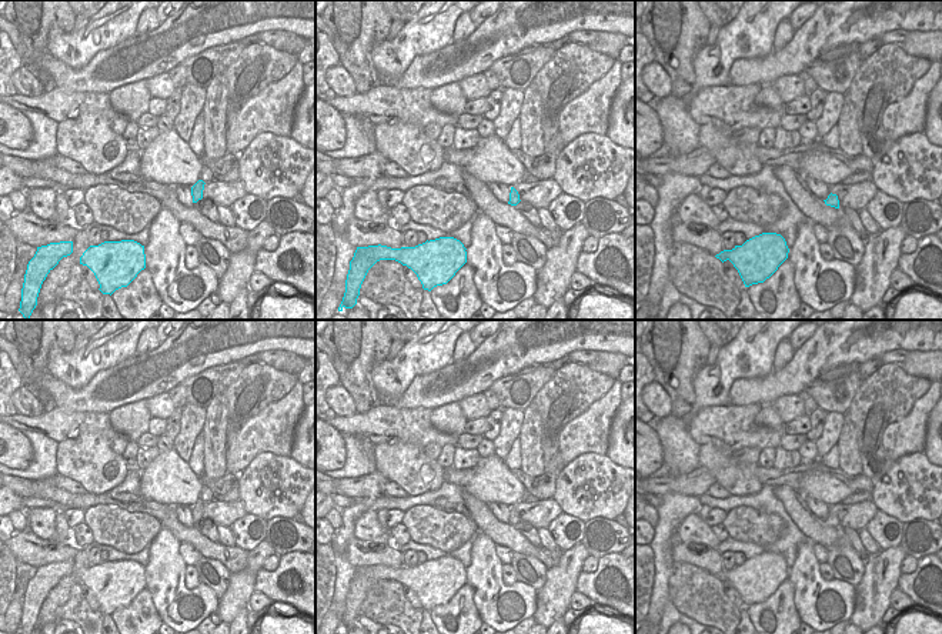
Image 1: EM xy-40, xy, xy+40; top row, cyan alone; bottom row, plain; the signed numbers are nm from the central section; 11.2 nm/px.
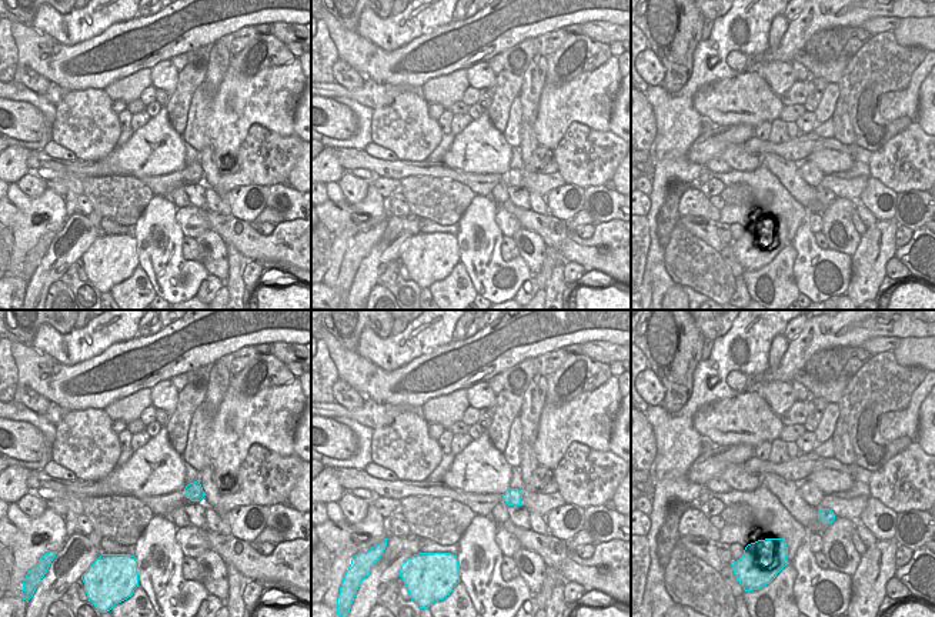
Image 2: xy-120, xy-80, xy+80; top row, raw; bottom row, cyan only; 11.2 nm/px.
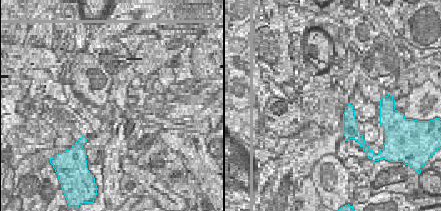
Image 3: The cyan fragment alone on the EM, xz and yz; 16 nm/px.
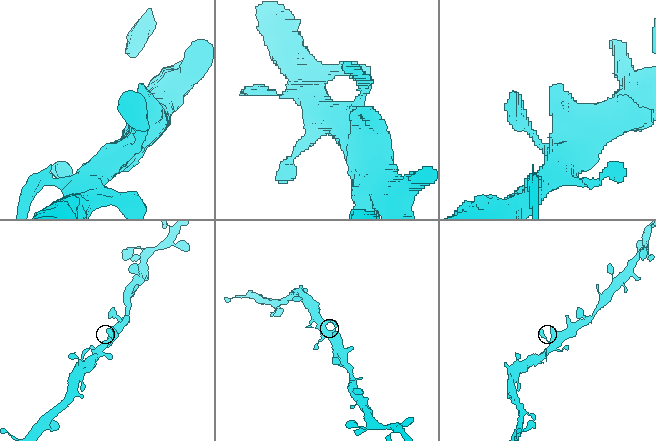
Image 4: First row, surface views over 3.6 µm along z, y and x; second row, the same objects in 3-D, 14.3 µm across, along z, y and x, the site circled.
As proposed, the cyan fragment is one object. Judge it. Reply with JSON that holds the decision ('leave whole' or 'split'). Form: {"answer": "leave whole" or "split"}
{"answer": "leave whole"}

